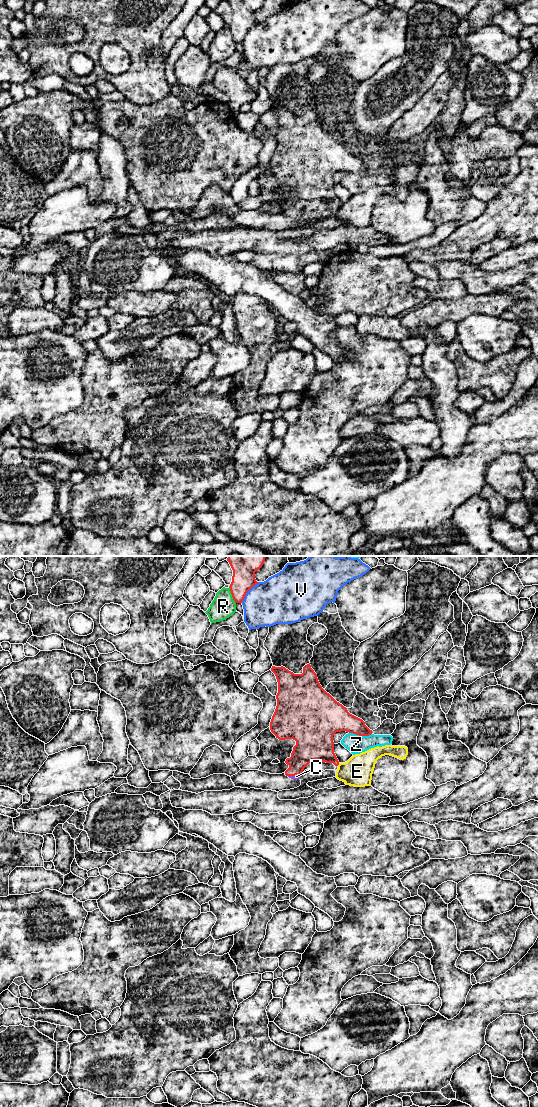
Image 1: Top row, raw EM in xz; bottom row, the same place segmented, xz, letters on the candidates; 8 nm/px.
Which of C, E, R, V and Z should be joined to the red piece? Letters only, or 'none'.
C

